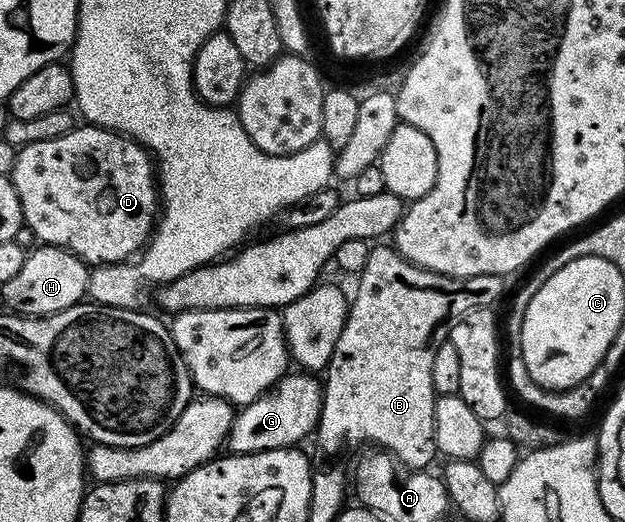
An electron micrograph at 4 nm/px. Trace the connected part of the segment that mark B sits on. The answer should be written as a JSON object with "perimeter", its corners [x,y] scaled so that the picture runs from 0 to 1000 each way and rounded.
{"perimeter":[[[629,471],[619,475],[595,473],[590,487],[590,502],[584,502],[581,519],[573,523],[571,536],[574,546],[568,552],[568,567],[560,577],[555,592],[555,615],[549,626],[546,648],[539,648],[539,663],[533,693],[525,697],[520,707],[520,726],[517,738],[517,776],[514,778],[514,793],[510,795],[510,810],[507,814],[507,835],[517,843],[538,843],[539,849],[549,851],[557,843],[562,851],[600,851],[602,860],[626,868],[640,889],[658,900],[677,900],[685,895],[683,887],[690,879],[698,879],[696,862],[696,768],[699,764],[693,747],[693,686],[699,680],[699,663],[706,663],[722,642],[722,626],[734,615],[738,605],[758,598],[762,590],[778,590],[790,584],[790,575],[805,559],[803,529],[784,529],[782,525],[770,525],[768,529],[714,529],[704,521],[694,521],[685,513],[675,513],[666,506],[656,506],[650,494],[638,489],[638,481]]]}

